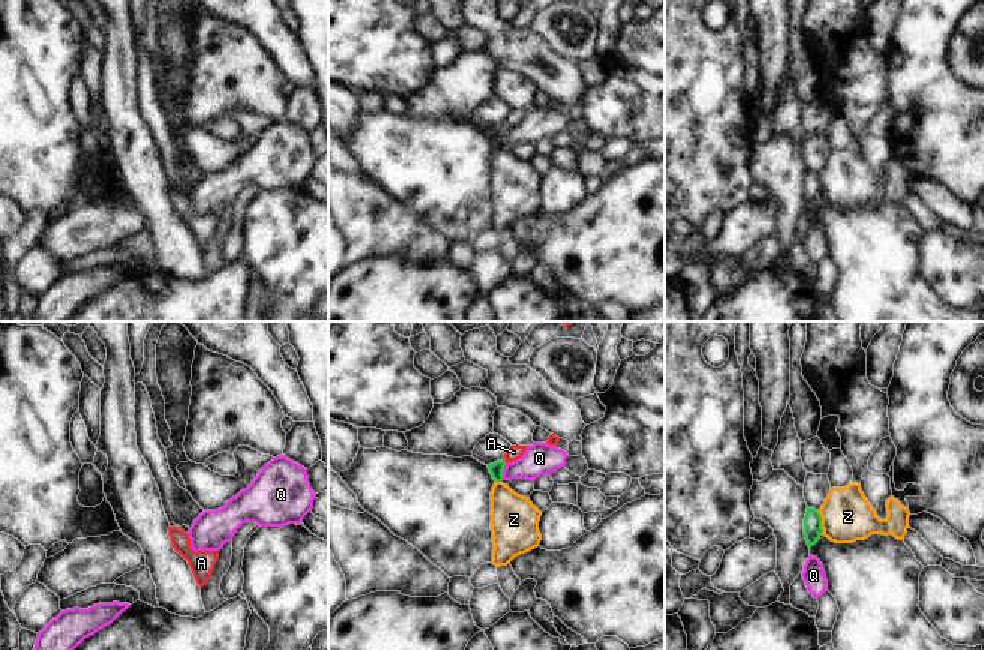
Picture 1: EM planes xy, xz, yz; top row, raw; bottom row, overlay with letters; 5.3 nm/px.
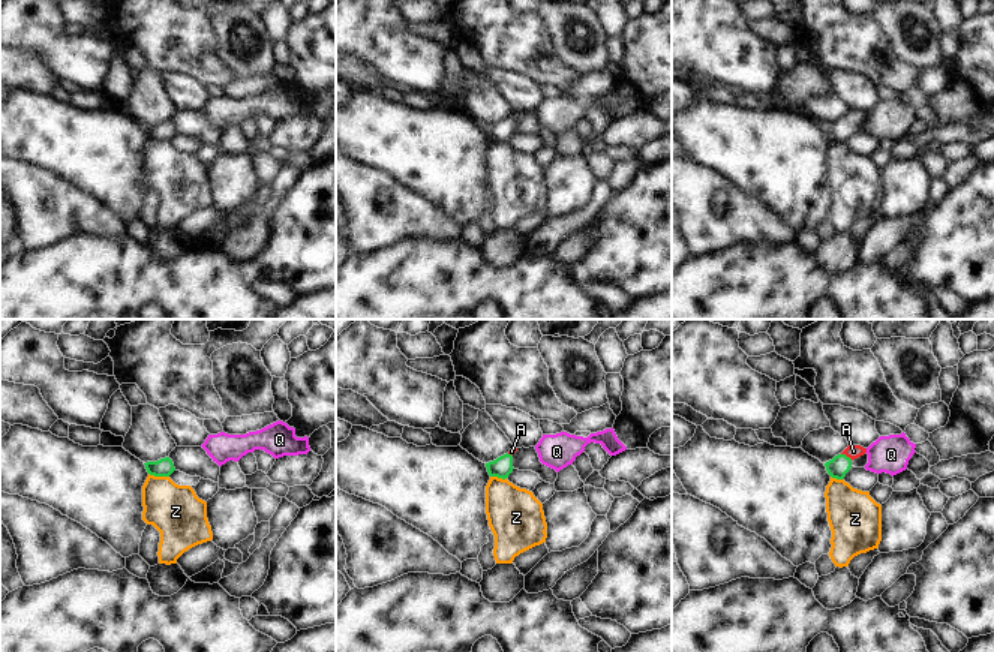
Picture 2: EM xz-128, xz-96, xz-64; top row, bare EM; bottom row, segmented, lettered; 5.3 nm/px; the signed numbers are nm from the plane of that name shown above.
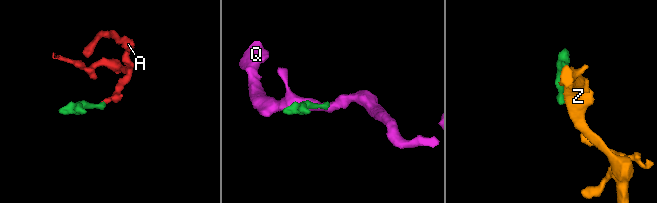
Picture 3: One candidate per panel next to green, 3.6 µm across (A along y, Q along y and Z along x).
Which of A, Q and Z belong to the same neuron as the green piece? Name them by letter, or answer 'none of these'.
A

